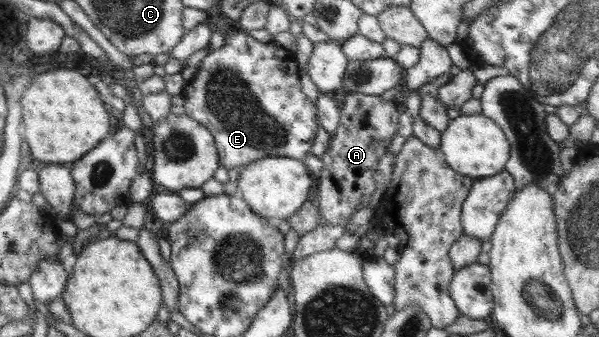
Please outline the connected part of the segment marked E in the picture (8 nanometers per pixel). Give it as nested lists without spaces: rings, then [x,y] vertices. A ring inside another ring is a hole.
[[[233,24],[225,28],[223,32],[224,46],[222,46],[220,50],[210,51],[208,56],[206,56],[192,72],[187,74],[186,84],[184,84],[181,94],[182,98],[184,98],[184,110],[186,111],[186,115],[200,123],[200,125],[204,126],[214,135],[219,163],[228,170],[237,170],[240,173],[244,170],[244,167],[248,166],[251,162],[268,156],[286,156],[302,161],[309,153],[314,142],[314,137],[316,136],[316,131],[318,131],[318,114],[315,102],[312,102],[301,91],[300,68],[293,64],[293,57],[291,57],[291,54],[282,48],[282,46],[276,45],[274,41],[265,43],[255,40],[252,33],[246,33]]]

